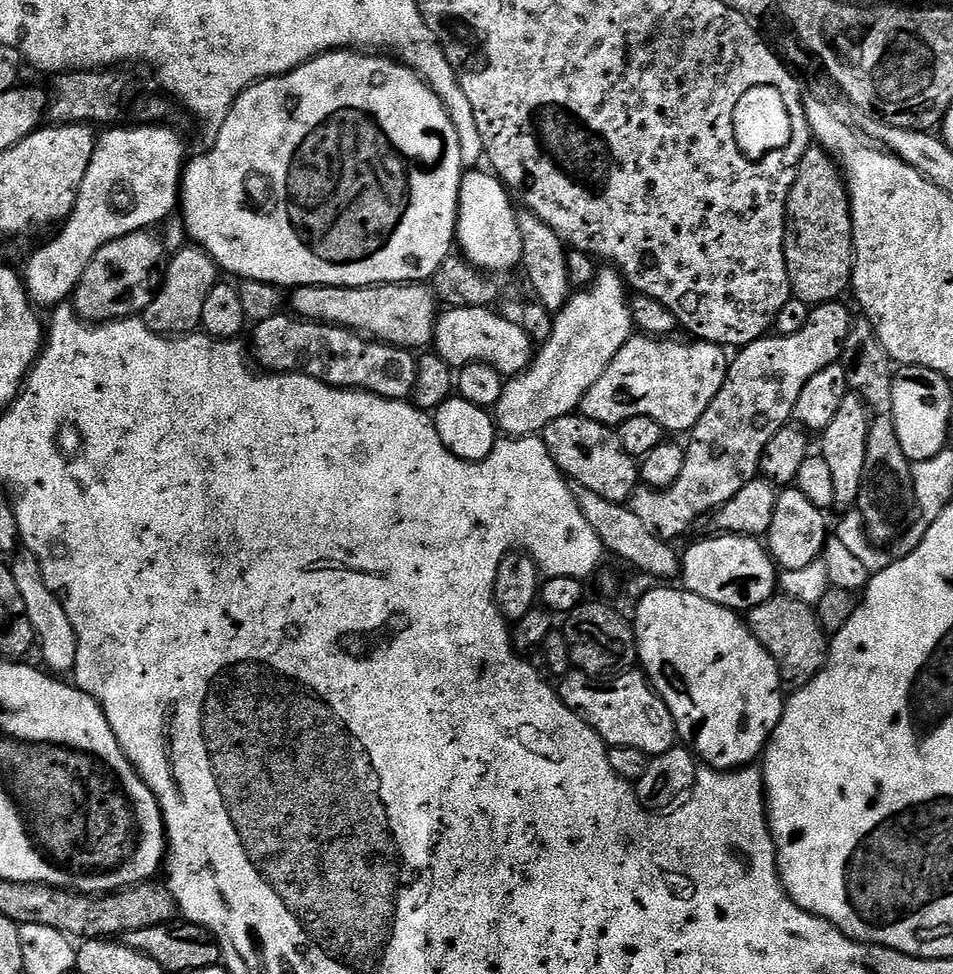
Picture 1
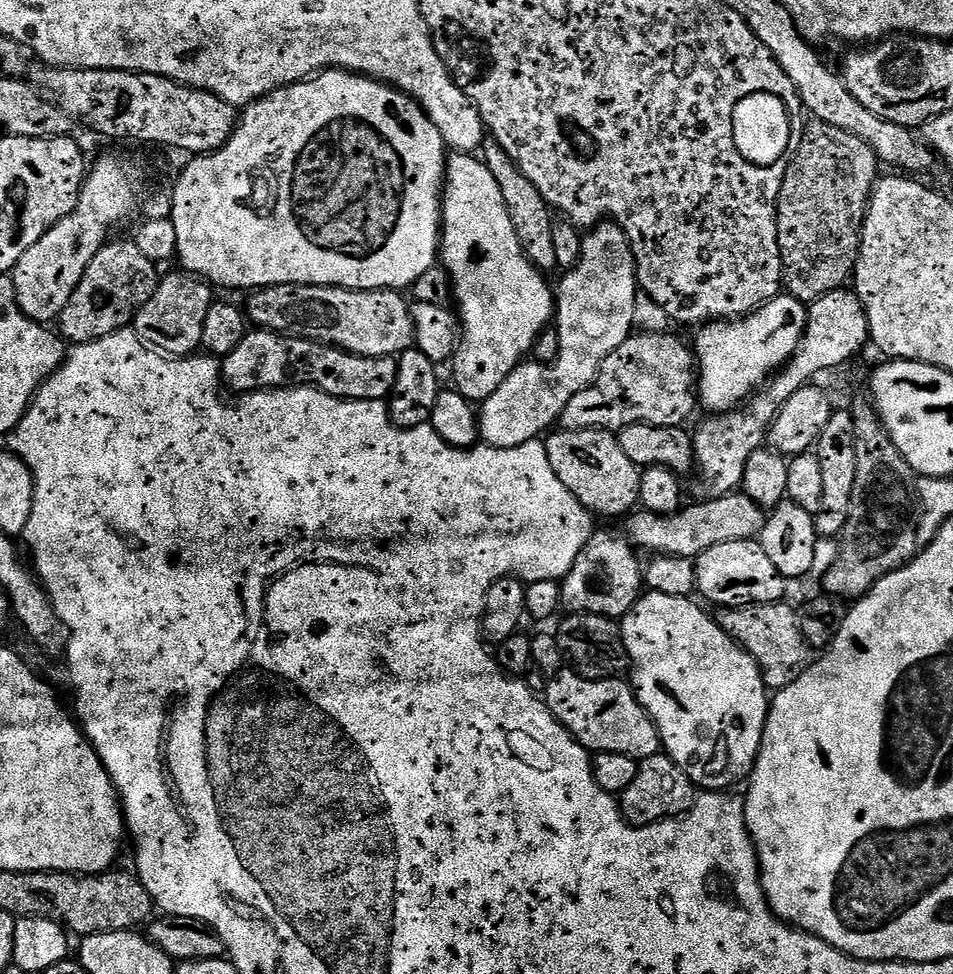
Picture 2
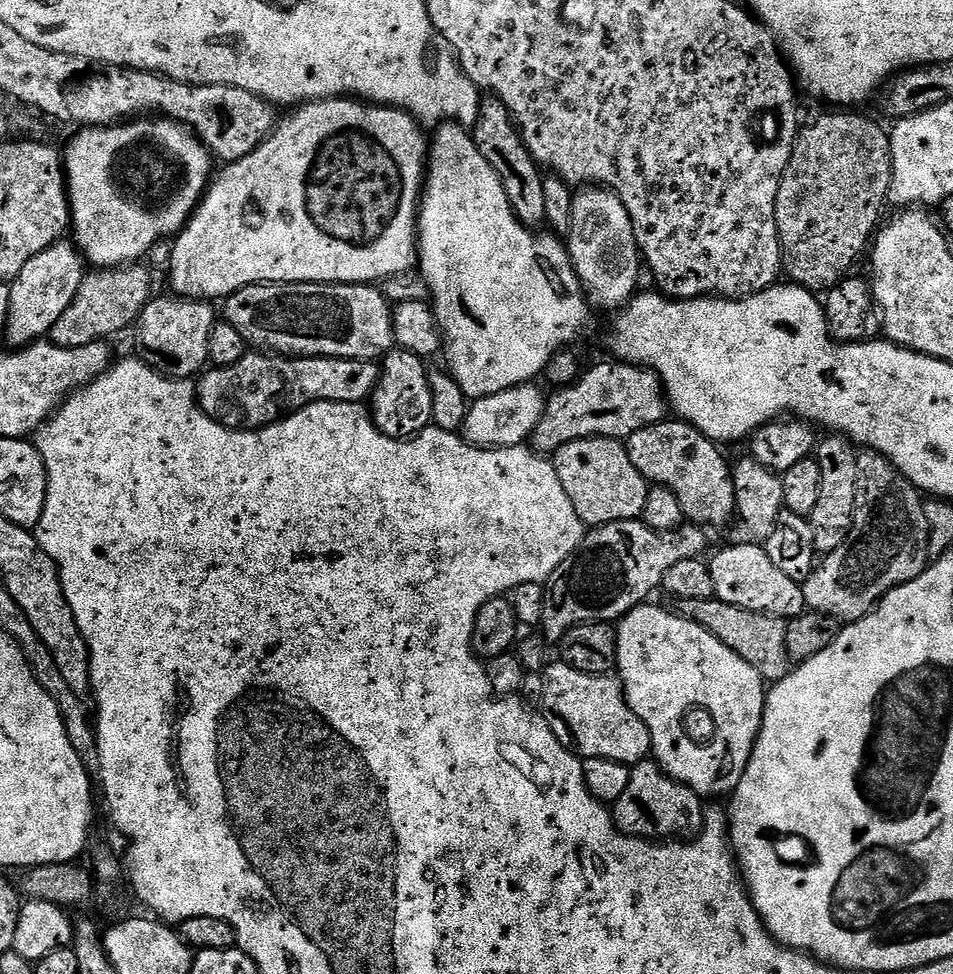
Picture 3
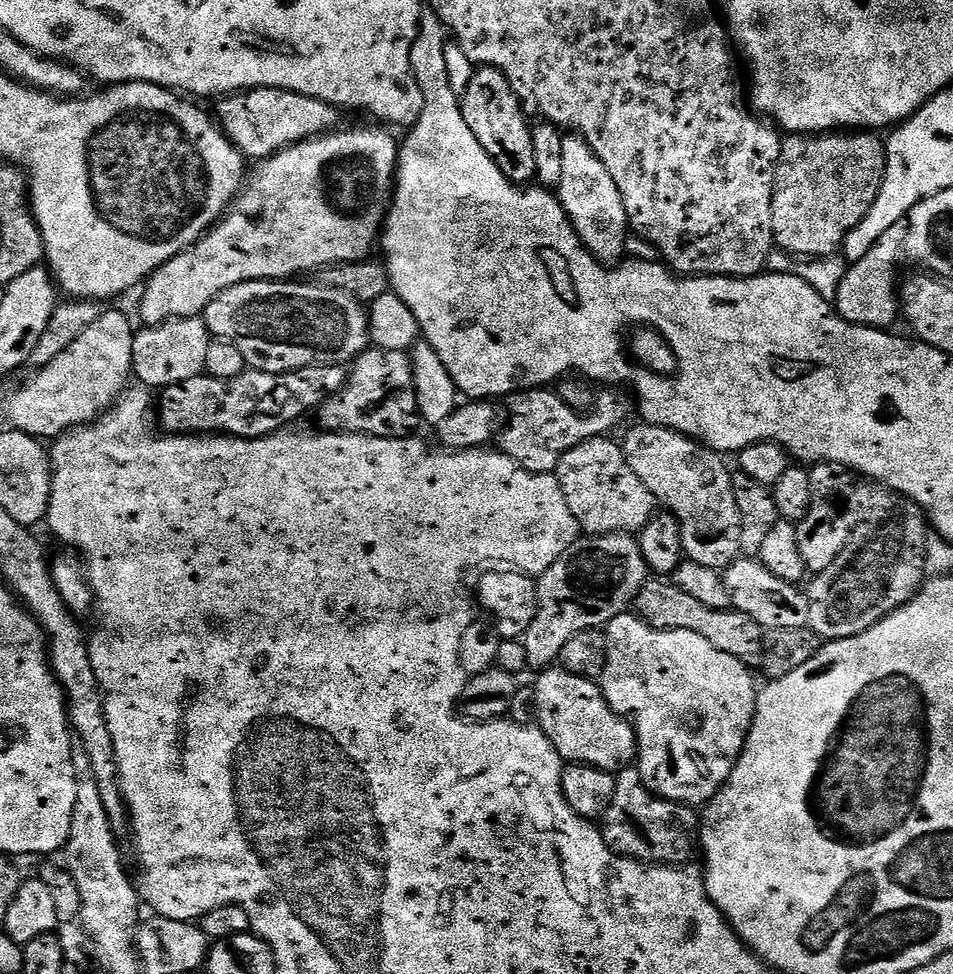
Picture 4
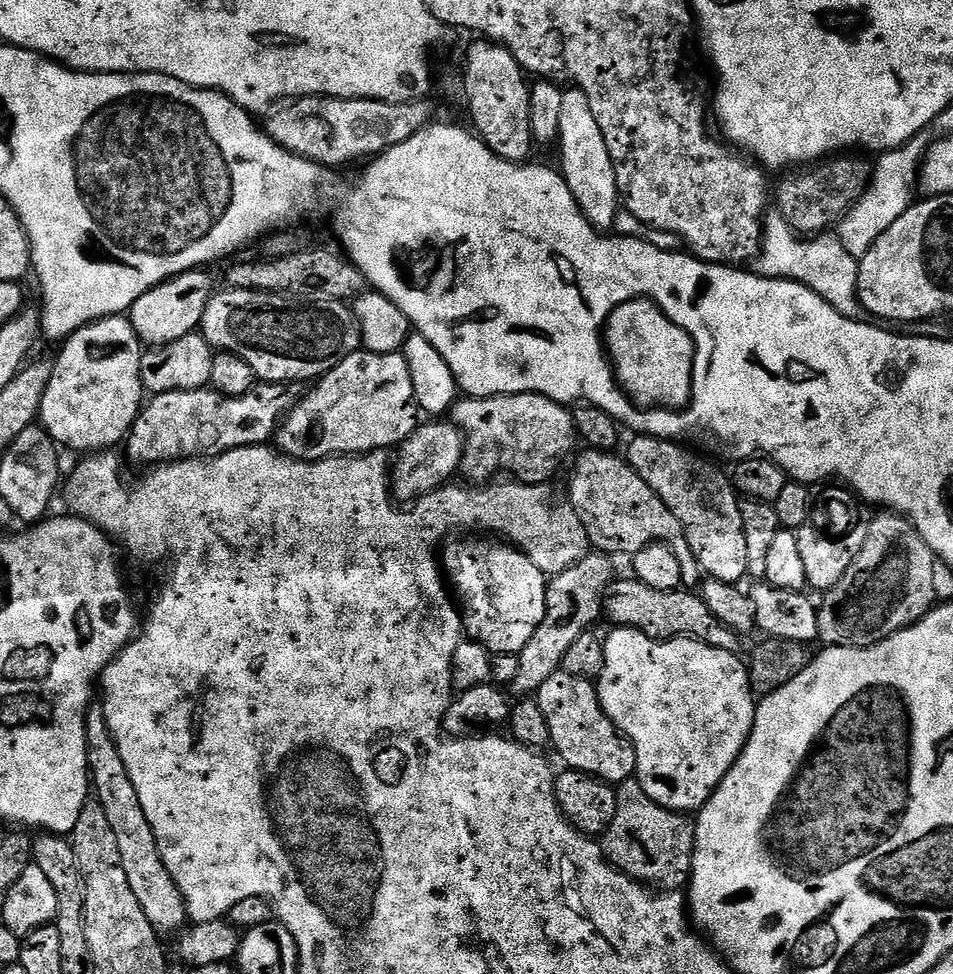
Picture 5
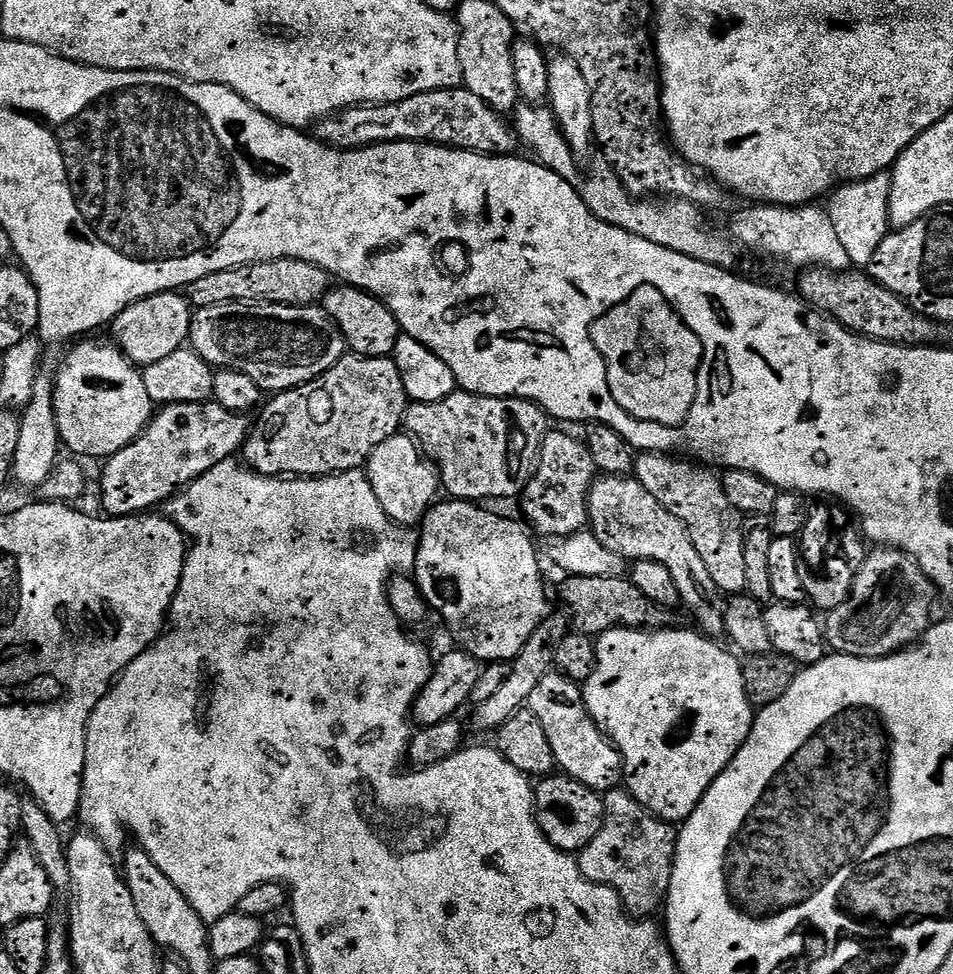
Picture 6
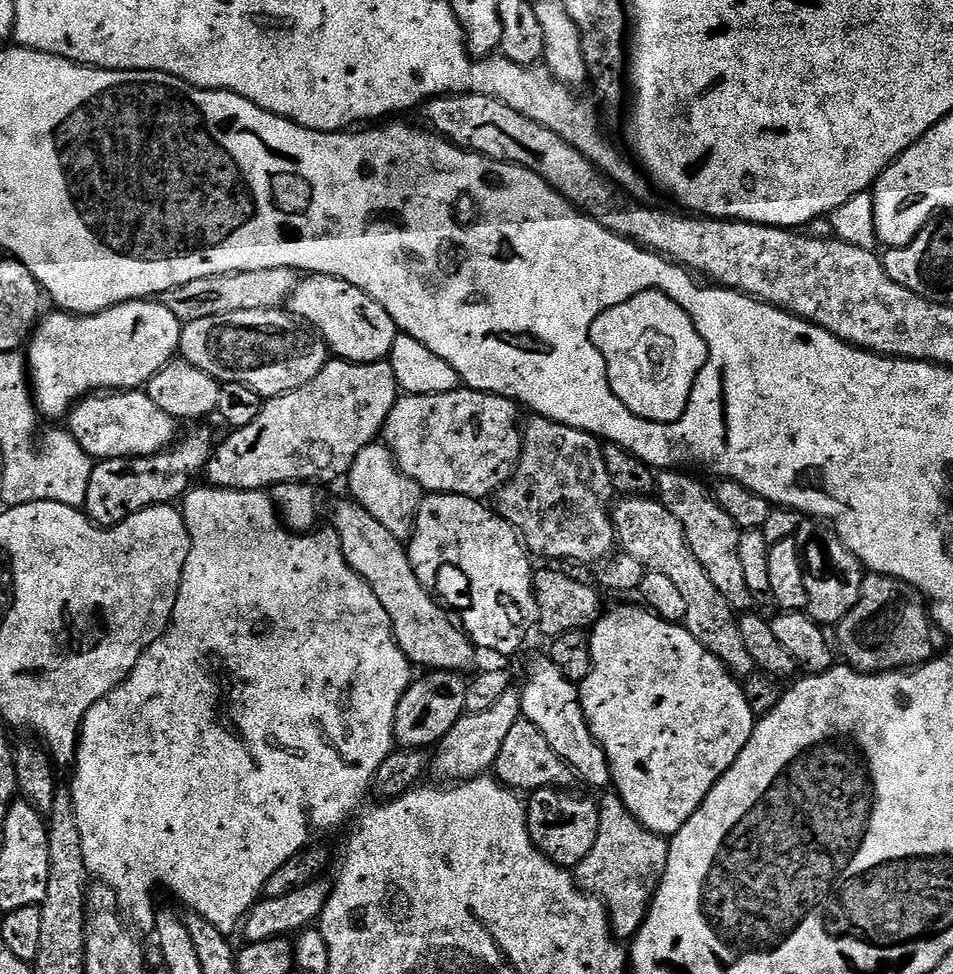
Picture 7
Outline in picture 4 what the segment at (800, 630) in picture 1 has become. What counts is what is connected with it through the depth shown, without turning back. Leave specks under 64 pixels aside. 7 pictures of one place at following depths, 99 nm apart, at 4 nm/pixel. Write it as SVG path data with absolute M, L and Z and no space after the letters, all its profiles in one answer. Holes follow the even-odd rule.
M649 578L638 590L634 605L635 615L650 625L663 632L670 630L690 630L709 640L715 648L722 650L722 654L730 654L730 658L738 658L738 662L749 666L759 665L764 653L765 629L761 628L750 614L742 614L729 606L722 610L714 610L698 598L686 594L675 582L669 582L664 578Z

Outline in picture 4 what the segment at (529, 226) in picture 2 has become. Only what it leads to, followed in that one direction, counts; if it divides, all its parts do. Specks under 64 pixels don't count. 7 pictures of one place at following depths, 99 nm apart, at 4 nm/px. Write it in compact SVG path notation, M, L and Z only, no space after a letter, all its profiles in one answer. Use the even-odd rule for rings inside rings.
M480 66L473 72L476 73L469 78L464 92L462 88L462 99L460 101L460 109L466 118L466 126L470 126L470 131L474 133L474 138L478 138L482 150L486 150L486 154L490 154L494 158L498 170L502 170L502 174L506 174L508 181L521 186L531 185L536 180L534 142L532 141L530 120L524 109L520 107L518 94L514 94L512 84L506 78L506 74L502 74L496 68Z

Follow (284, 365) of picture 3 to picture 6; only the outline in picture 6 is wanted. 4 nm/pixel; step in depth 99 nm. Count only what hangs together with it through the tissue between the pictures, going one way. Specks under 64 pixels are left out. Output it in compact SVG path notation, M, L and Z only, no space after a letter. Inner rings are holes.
M215 402L163 405L140 437L103 461L104 469L100 472L103 511L109 517L123 518L159 509L156 508L159 504L167 505L177 492L206 474L206 470L237 455L248 439L248 419L247 415L226 410Z

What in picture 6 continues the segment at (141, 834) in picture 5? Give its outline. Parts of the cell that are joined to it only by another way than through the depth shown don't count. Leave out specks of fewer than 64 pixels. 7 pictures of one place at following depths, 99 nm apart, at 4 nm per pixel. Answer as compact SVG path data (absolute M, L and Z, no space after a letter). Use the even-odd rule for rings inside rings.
M139 846L133 848L133 852L125 854L124 864L122 860L122 875L128 882L128 889L134 898L134 906L142 922L146 922L146 930L150 930L157 945L164 946L172 940L173 946L181 948L182 951L194 951L196 943L199 940L201 943L202 940L202 936L199 936L196 931L200 927L205 927L205 920L192 909L192 904L180 893L178 886L174 886L174 882L170 882L170 878L162 874L162 870L148 856L148 853Z

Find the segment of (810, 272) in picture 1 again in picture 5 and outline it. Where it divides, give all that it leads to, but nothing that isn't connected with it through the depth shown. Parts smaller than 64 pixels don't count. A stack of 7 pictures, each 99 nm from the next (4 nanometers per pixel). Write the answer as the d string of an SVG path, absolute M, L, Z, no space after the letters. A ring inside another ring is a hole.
M838 156L811 168L803 169L800 174L789 173L774 190L777 211L783 216L791 229L802 236L815 236L825 233L839 223L845 213L852 208L868 186L872 176L871 163L858 158Z

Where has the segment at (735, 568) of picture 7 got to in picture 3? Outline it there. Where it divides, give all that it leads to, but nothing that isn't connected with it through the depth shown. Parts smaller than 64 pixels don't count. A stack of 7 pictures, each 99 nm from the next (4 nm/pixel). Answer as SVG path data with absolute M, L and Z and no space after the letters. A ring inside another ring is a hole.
M665 418L628 437L626 447L630 462L638 466L649 485L669 488L678 494L685 521L713 530L734 520L737 511L733 469L716 449L719 448L717 441L709 440L693 424L679 418Z

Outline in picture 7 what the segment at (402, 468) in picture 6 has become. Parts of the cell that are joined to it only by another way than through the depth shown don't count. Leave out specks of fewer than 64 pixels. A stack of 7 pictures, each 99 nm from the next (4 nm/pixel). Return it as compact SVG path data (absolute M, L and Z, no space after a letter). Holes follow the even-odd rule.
M373 442L362 449L358 458L354 458L346 483L352 491L351 499L374 518L378 518L378 522L382 522L382 526L386 526L390 534L397 536L401 542L411 537L412 529L416 527L420 503L426 493L416 480L412 480L397 466L396 459L388 447L383 443Z

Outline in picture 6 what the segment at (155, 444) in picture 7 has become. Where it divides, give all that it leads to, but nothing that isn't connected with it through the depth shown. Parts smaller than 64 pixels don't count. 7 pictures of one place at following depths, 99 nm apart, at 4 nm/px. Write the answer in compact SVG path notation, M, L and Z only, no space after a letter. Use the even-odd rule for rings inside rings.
M86 338L75 343L58 372L53 410L59 439L77 457L118 454L144 433L154 415L152 399L146 394L141 369L115 343Z

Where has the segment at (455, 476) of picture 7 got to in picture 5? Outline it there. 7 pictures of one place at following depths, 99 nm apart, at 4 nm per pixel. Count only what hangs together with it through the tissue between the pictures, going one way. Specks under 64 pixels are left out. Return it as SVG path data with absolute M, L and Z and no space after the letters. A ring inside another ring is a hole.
M510 394L509 396L477 396L460 398L450 409L451 423L460 429L464 438L464 456L460 459L459 471L464 472L465 481L480 486L491 481L499 472L513 472L522 484L542 484L551 481L551 476L560 468L564 455L572 448L574 429L572 413L567 407L542 394Z

